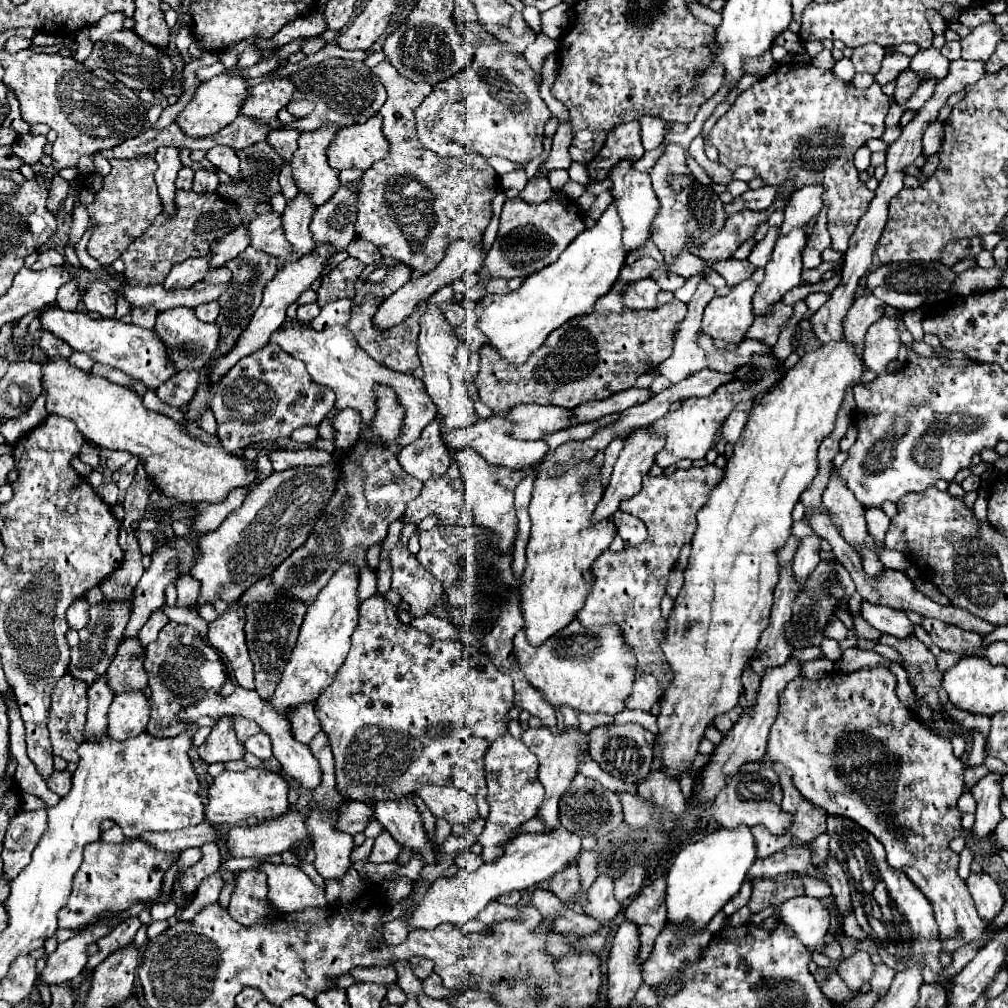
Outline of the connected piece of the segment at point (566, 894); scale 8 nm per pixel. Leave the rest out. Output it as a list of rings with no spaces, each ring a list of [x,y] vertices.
[[[571,863],[567,869],[563,869],[561,873],[557,873],[551,881],[551,891],[561,899],[567,901],[569,897],[579,893],[579,903],[577,903],[577,911],[581,909],[581,903],[585,903],[585,893],[581,893],[581,883],[579,883],[579,873],[577,873],[577,865]]]

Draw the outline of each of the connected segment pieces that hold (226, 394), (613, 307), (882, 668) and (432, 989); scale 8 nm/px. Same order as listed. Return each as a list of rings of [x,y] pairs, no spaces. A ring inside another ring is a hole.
[[[267,343],[253,355],[241,359],[213,389],[209,403],[217,419],[217,437],[225,451],[243,451],[247,445],[289,437],[303,425],[317,427],[333,409],[335,395],[327,393],[307,373],[305,363],[281,351],[275,343]]]
[[[687,251],[677,253],[669,265],[665,261],[659,263],[651,257],[641,257],[631,267],[623,267],[613,291],[597,299],[593,315],[571,319],[569,323],[565,323],[565,327],[553,331],[553,335],[549,335],[549,339],[545,341],[545,347],[533,351],[525,365],[509,367],[507,363],[501,363],[501,357],[491,347],[481,347],[481,371],[475,377],[481,401],[497,417],[505,417],[517,405],[539,403],[575,409],[581,403],[601,401],[633,387],[639,375],[655,371],[671,355],[673,333],[677,329],[677,323],[687,315],[687,305],[675,299],[658,309],[629,311],[621,303],[621,291],[635,279],[649,277],[649,273],[657,267],[687,279],[698,274],[706,265],[720,273],[730,286],[750,278],[756,270],[747,260],[731,258],[714,263],[706,262]]]
[[[879,663],[879,665],[873,665],[873,667],[865,667],[865,669],[859,669],[859,671],[853,671],[853,673],[831,673],[825,679],[819,679],[819,681],[797,677],[793,683],[789,683],[785,687],[783,695],[779,697],[779,713],[777,713],[777,719],[775,719],[775,723],[771,727],[769,743],[767,743],[767,755],[761,761],[761,765],[773,767],[773,765],[781,763],[781,765],[789,767],[793,771],[793,783],[801,791],[801,795],[805,799],[809,799],[811,803],[823,807],[827,813],[847,815],[855,823],[861,823],[861,827],[865,827],[869,833],[873,833],[885,845],[889,865],[905,871],[905,875],[909,875],[909,879],[921,889],[921,893],[933,905],[935,921],[939,925],[939,939],[941,941],[951,939],[951,937],[959,937],[959,939],[963,939],[963,943],[971,943],[971,941],[981,941],[985,937],[985,933],[991,933],[991,937],[983,941],[983,943],[987,943],[987,941],[991,941],[995,937],[995,931],[991,931],[991,921],[985,921],[985,919],[979,917],[979,913],[975,909],[975,903],[973,903],[973,897],[967,891],[965,881],[961,881],[959,875],[957,875],[959,855],[949,849],[949,841],[955,839],[961,833],[961,823],[959,823],[961,811],[957,809],[957,799],[961,797],[961,793],[965,789],[965,783],[963,783],[965,765],[961,763],[959,757],[953,755],[951,741],[941,739],[939,735],[935,735],[933,731],[929,731],[925,725],[921,725],[919,721],[915,721],[911,717],[911,711],[895,695],[895,683],[897,683],[897,679],[895,679],[895,675],[889,671],[889,667],[885,663]]]
[[[431,973],[429,977],[425,977],[425,979],[421,981],[421,985],[423,985],[423,993],[429,995],[429,997],[433,997],[433,999],[447,999],[449,993],[455,991],[455,989],[443,987],[443,985],[441,985],[441,977],[437,977],[435,973]]]

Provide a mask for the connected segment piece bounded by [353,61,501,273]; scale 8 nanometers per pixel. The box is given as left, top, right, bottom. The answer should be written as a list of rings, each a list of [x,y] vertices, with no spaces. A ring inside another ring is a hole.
[[[389,61],[379,63],[373,73],[385,83],[387,101],[381,107],[379,115],[383,117],[383,135],[389,143],[389,155],[377,163],[373,163],[359,181],[353,181],[353,189],[357,191],[357,237],[371,241],[383,257],[397,259],[413,269],[421,269],[429,273],[437,267],[439,259],[443,259],[449,243],[457,239],[467,239],[471,243],[479,243],[491,217],[491,201],[495,193],[501,189],[497,173],[487,165],[485,157],[477,153],[467,153],[459,157],[441,157],[429,149],[425,149],[415,133],[415,109],[423,103],[423,99],[431,93],[429,83],[413,83],[401,77]]]

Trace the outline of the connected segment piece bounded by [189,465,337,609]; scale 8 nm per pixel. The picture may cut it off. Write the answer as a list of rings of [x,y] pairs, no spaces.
[[[335,465],[293,467],[271,473],[259,485],[251,487],[239,509],[229,513],[215,531],[199,537],[199,553],[189,571],[201,583],[195,609],[207,603],[215,605],[219,597],[225,603],[235,603],[247,587],[257,583],[257,579],[269,577],[283,559],[301,547],[337,485],[335,477]]]

